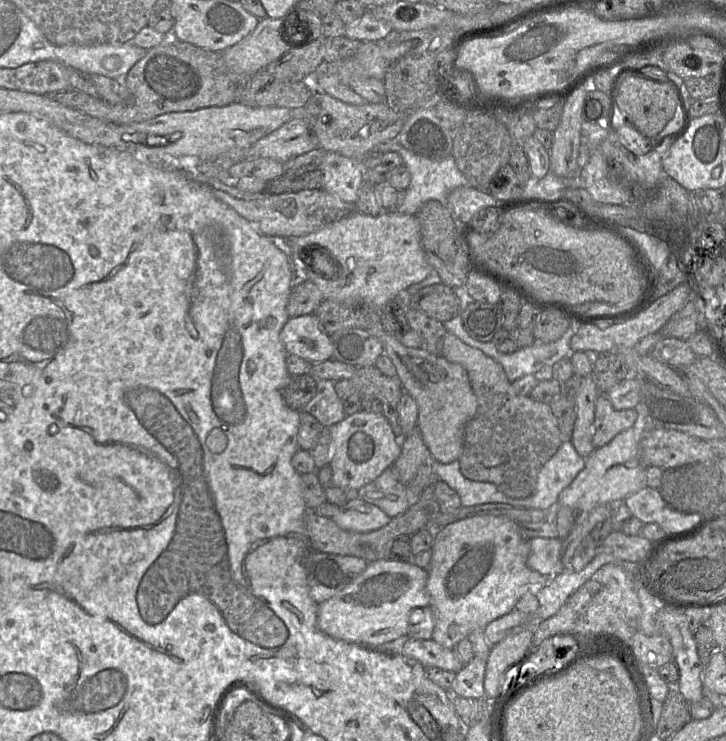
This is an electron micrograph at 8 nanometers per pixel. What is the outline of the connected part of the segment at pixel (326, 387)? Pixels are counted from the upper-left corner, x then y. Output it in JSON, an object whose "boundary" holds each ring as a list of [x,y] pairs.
{"boundary":[[[320,379],[316,382],[316,394],[304,406],[303,411],[313,415],[323,427],[329,428],[346,417],[343,401],[335,391],[335,381]]]}

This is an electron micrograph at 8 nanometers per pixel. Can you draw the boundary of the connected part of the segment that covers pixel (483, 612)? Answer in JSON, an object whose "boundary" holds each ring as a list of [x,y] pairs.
{"boundary":[[[474,515],[440,528],[434,535],[426,590],[436,620],[432,639],[445,648],[455,649],[474,630],[484,630],[493,620],[512,612],[523,594],[550,580],[528,566],[530,540],[522,537],[519,524],[506,517]]]}

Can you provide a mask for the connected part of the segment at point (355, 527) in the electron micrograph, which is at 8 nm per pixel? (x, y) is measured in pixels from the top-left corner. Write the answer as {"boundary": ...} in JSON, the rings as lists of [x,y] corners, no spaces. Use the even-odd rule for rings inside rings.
{"boundary":[[[356,497],[340,507],[333,520],[347,531],[370,532],[386,526],[391,518],[377,506]]]}

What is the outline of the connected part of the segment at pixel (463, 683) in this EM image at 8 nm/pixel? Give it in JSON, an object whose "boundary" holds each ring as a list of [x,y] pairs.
{"boundary":[[[475,656],[470,663],[456,673],[449,692],[456,693],[465,698],[485,697],[486,661],[487,659]]]}

